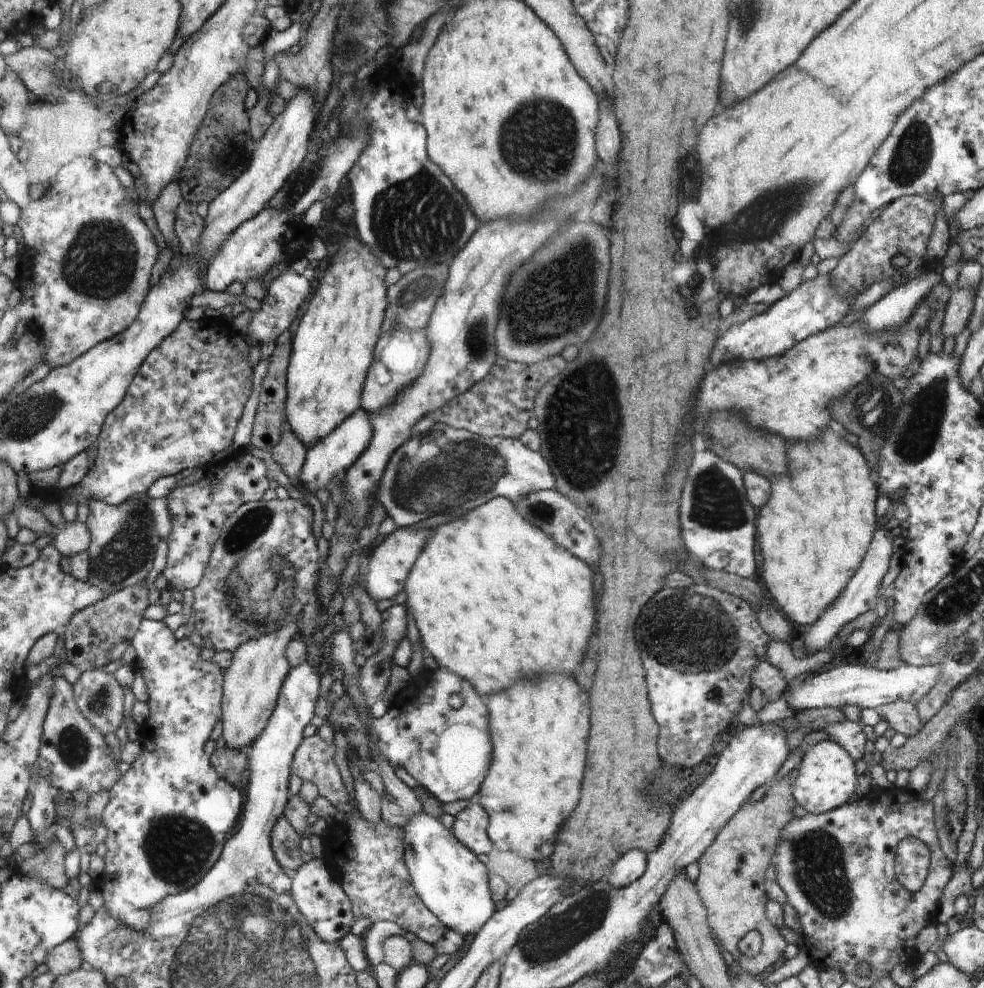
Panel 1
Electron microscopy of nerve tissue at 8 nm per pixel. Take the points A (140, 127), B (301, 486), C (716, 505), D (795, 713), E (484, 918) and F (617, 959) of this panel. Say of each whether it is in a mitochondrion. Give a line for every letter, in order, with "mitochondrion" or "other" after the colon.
A: other
B: other
C: mitochondrion
D: other
E: other
F: mitochondrion

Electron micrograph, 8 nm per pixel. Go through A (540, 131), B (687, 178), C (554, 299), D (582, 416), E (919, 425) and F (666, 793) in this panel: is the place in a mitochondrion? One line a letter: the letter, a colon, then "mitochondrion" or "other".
A: mitochondrion
B: mitochondrion
C: mitochondrion
D: mitochondrion
E: mitochondrion
F: mitochondrion

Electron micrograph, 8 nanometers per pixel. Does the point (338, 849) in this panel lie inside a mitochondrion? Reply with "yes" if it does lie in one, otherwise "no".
no

